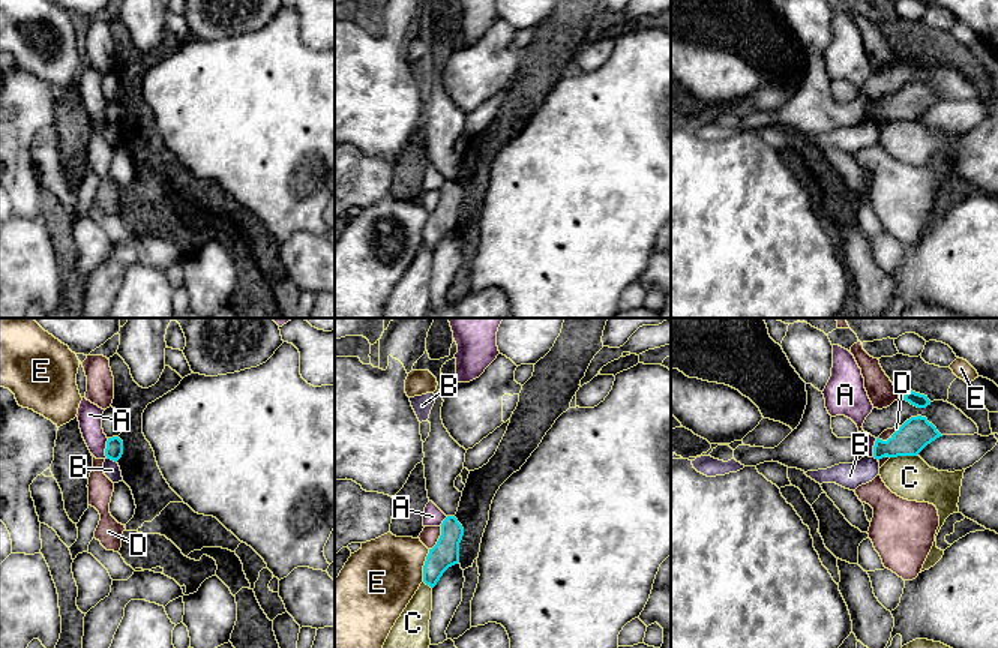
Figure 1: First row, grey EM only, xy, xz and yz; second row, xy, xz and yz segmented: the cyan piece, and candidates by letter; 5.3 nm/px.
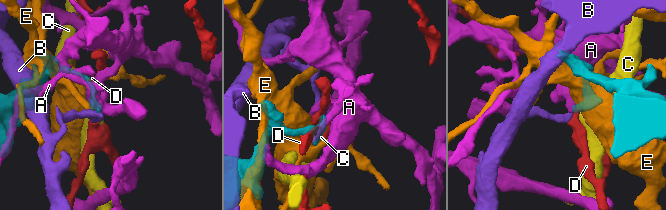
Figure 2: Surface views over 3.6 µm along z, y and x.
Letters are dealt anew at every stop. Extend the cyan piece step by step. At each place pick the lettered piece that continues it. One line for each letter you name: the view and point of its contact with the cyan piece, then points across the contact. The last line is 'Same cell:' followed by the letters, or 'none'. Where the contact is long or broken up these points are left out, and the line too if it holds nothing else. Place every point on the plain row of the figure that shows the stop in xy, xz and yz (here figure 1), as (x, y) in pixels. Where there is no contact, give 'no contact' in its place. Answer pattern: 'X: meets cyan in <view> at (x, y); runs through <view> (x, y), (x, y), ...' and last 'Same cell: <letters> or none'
Same cell: none

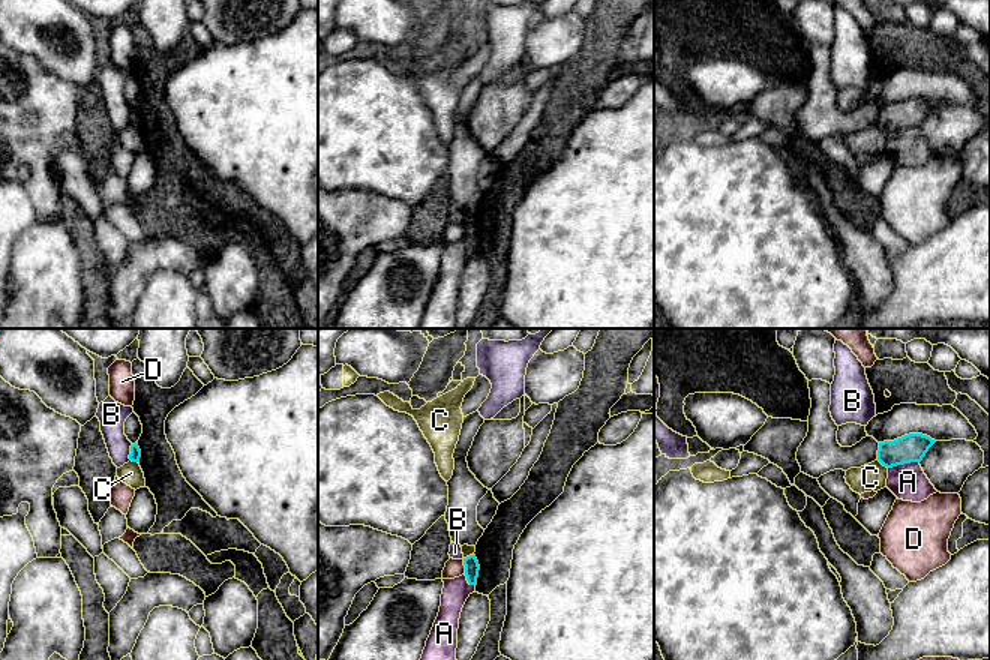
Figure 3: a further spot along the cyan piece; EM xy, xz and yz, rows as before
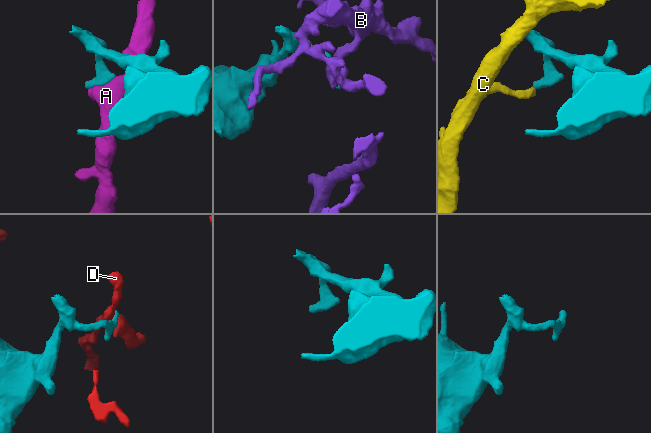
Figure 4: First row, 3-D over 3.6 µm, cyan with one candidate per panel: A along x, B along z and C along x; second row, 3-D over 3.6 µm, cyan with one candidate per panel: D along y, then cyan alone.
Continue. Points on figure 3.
Same cell: none

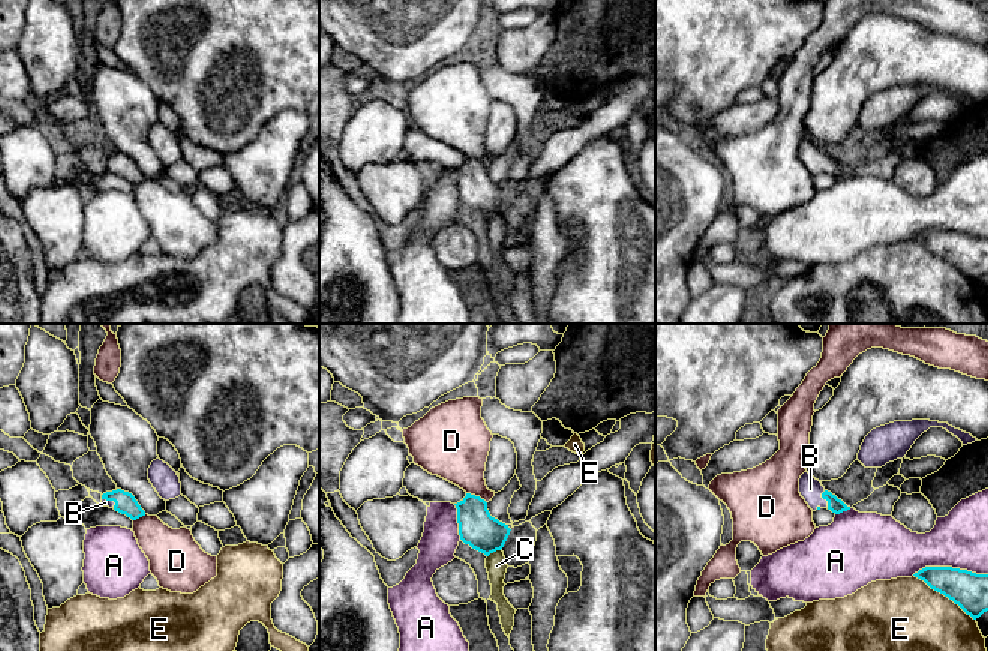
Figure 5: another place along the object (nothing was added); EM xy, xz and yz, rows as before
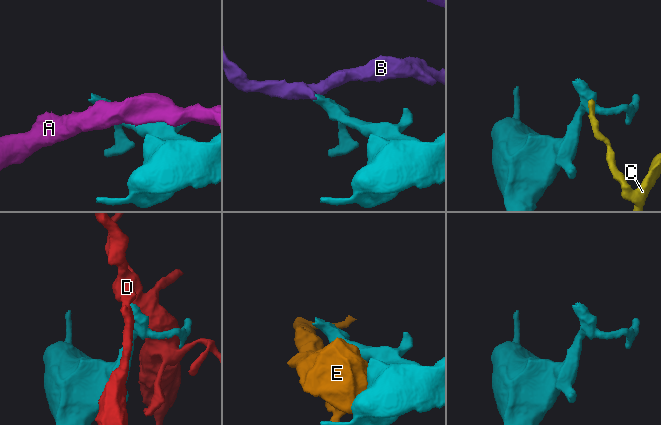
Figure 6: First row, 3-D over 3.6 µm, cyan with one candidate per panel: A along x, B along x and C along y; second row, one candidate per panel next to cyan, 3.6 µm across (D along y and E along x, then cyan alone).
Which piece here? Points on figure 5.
B: meets cyan in yz at (825, 162); runs through yz (834, 168), (825, 162), (810, 153)
Same cell: B

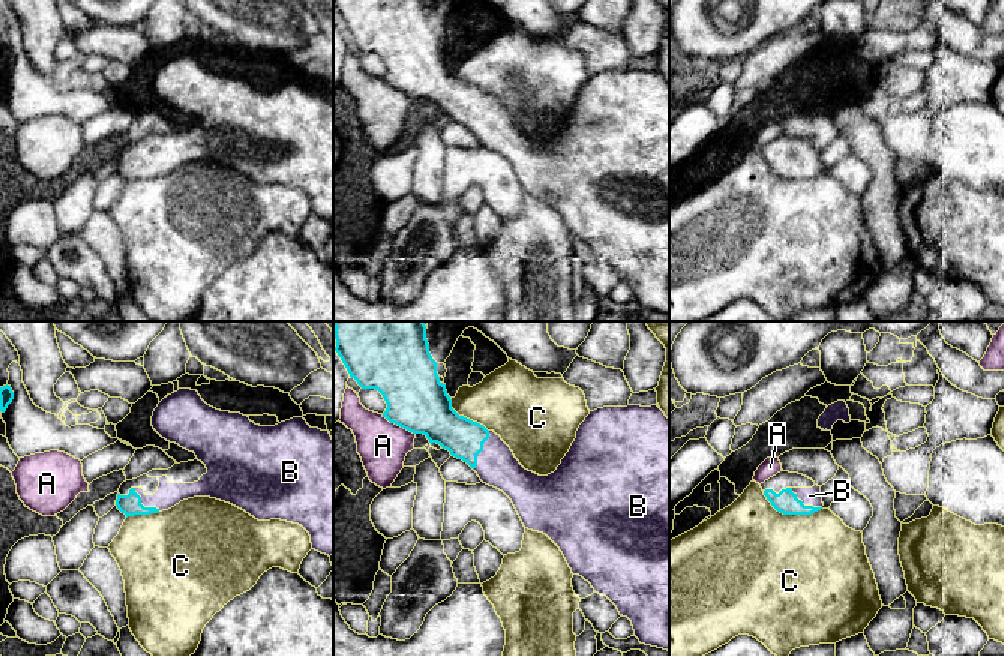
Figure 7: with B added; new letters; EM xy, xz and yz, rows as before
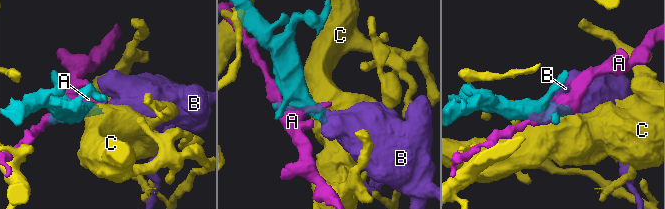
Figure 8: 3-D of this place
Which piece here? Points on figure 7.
B: meets cyan in xz at (482, 113); runs through xz (464, 102), (482, 113), (497, 129)
Same cell: B

